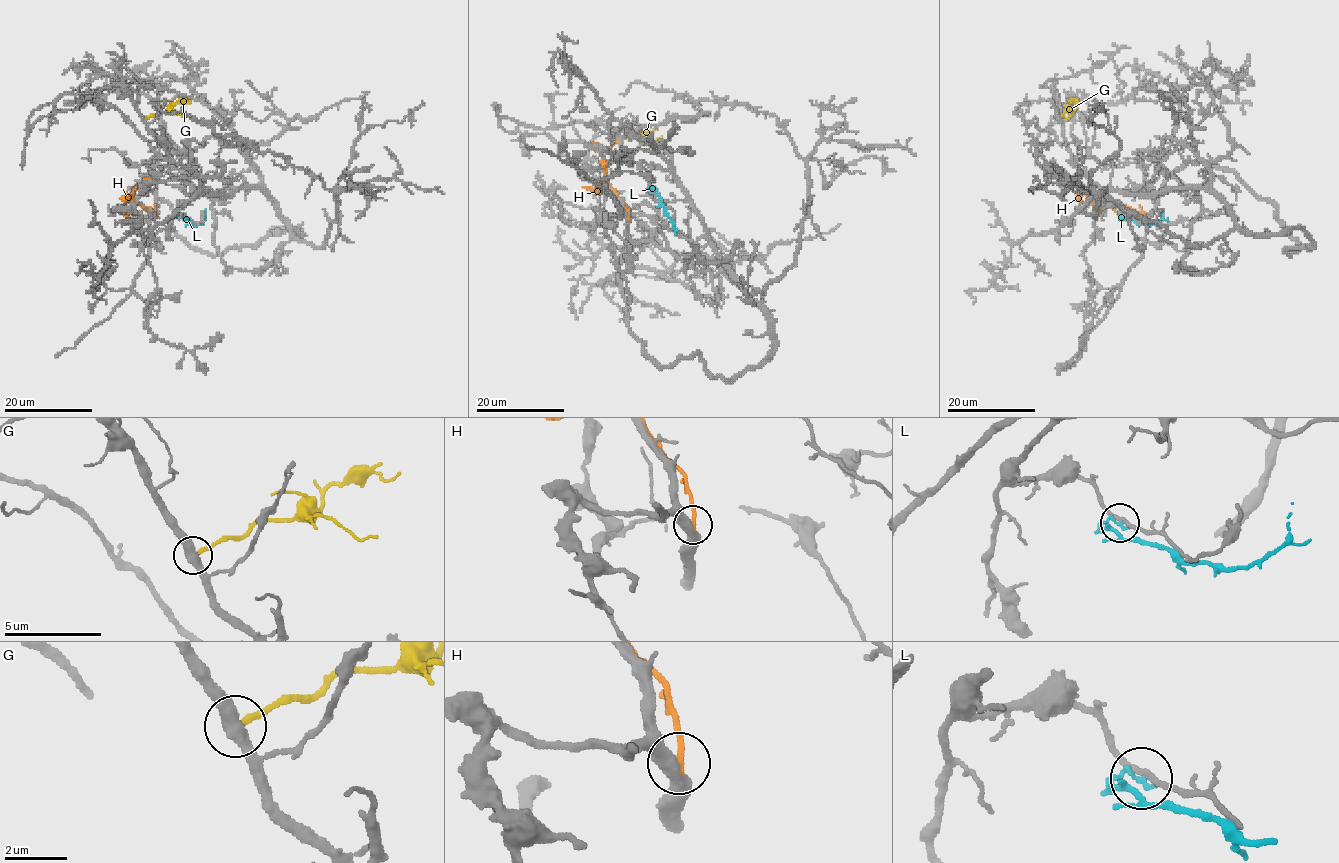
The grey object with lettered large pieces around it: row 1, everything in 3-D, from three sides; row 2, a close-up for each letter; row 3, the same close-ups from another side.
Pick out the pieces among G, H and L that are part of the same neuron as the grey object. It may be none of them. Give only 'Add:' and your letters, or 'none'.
Add: G

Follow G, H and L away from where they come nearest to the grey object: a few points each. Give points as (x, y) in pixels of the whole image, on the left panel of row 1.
G: (143, 119), (191, 100)
H: (156, 215), (136, 204), (133, 207), (130, 194), (151, 180)
L: (178, 215), (198, 225), (205, 209)

